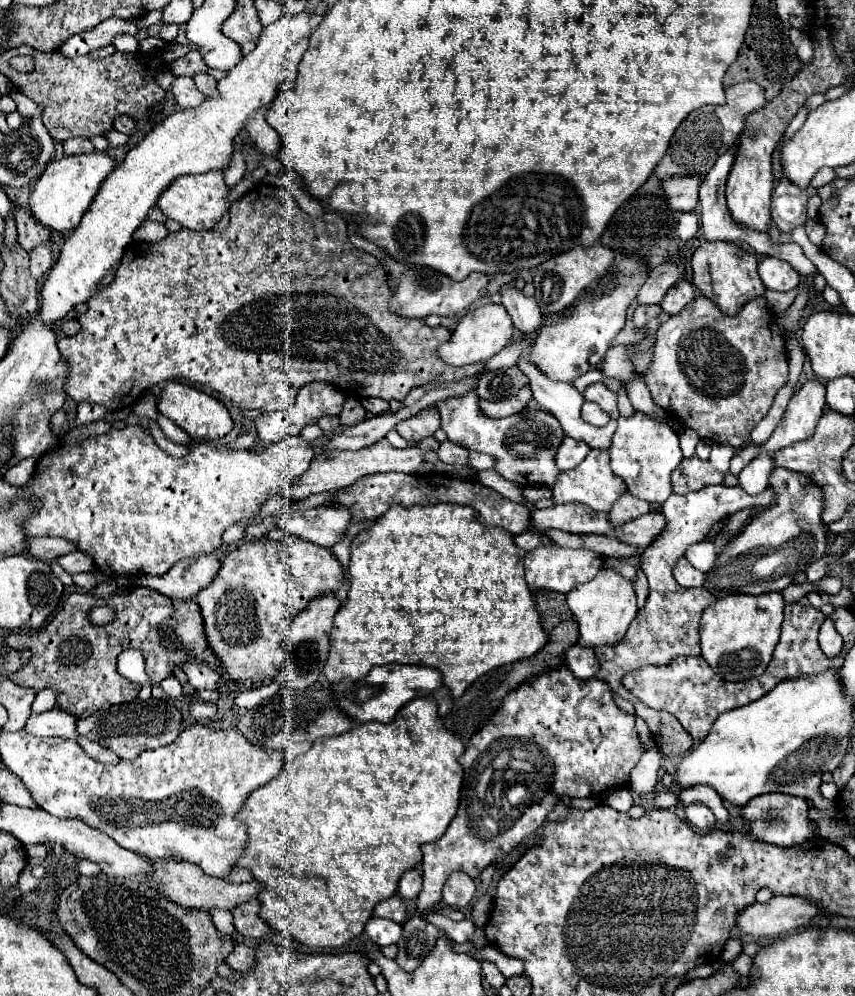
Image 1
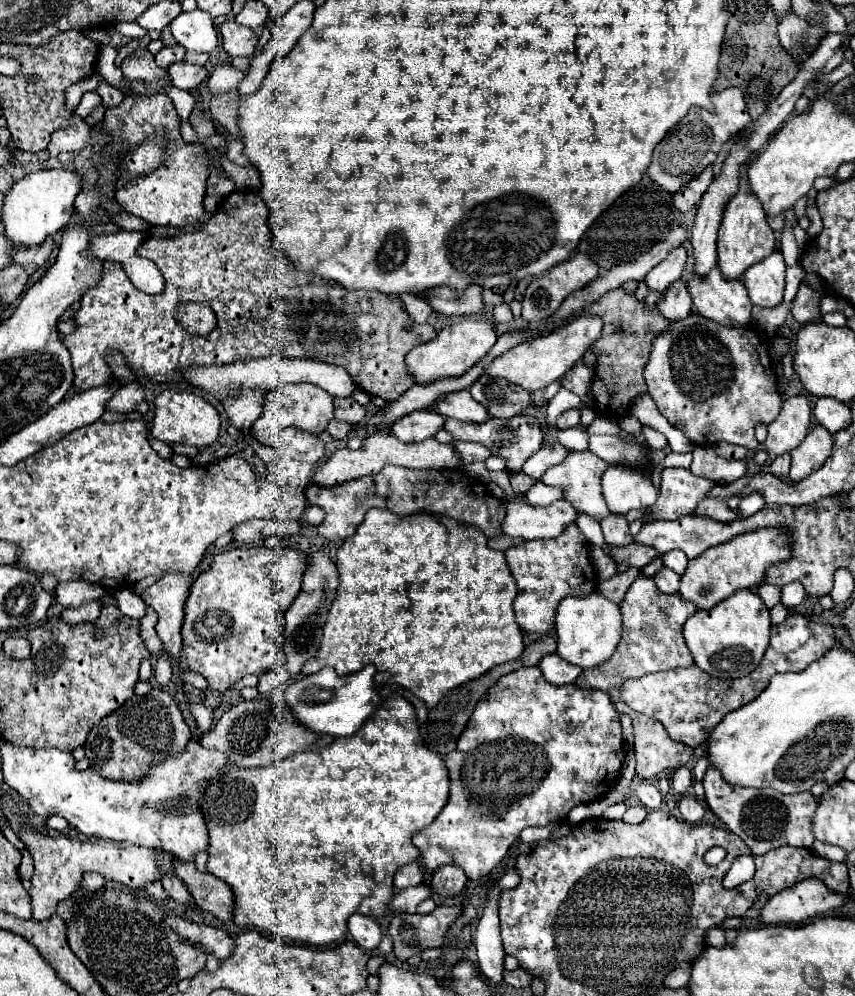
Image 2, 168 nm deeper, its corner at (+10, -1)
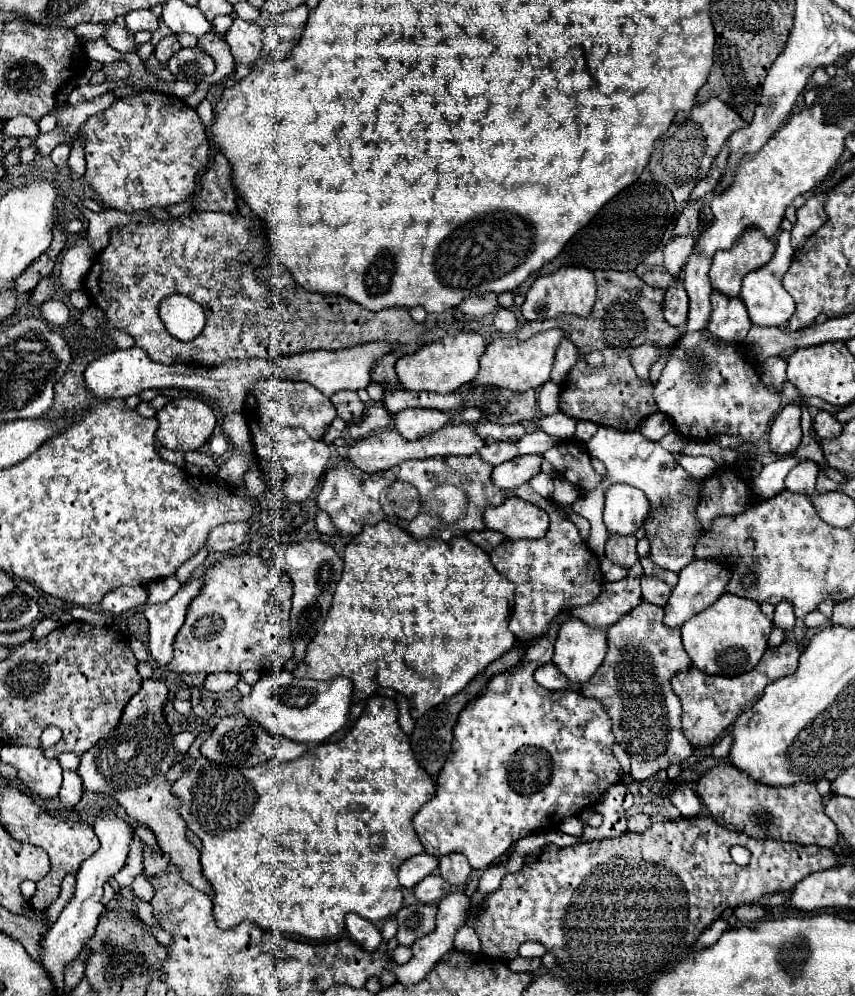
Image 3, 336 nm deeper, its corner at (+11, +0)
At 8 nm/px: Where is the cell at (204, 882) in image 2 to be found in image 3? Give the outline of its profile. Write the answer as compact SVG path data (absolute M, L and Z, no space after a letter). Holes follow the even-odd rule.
M144 681L142 689L126 705L116 729L82 755L78 773L84 781L86 791L116 799L132 819L144 823L156 835L160 849L170 857L170 865L176 865L180 869L182 879L212 897L212 885L200 871L200 851L188 839L186 823L178 815L180 799L176 799L176 795L172 793L172 783L166 779L166 773L178 757L178 749L172 743L174 733L170 731L170 725L164 717L166 699L168 687L162 681Z

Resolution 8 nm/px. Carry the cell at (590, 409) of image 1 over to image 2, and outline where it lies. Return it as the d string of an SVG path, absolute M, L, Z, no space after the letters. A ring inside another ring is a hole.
M567 410L563 412L559 418L557 418L557 428L563 430L563 428L573 428L579 424L579 416L581 412L579 410Z

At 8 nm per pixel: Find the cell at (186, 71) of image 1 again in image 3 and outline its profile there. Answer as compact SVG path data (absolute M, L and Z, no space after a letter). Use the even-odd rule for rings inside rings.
M170 35L170 37L162 39L162 41L156 45L154 55L156 55L156 59L158 59L160 63L166 63L166 61L168 61L174 53L178 53L180 49L182 49L182 45L180 45L178 37L176 37L176 35Z

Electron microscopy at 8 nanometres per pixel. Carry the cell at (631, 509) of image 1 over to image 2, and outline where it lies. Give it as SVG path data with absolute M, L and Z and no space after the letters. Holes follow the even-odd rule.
M609 514L605 520L601 520L601 530L603 530L605 542L609 546L627 546L633 542L633 536L629 532L629 524L627 524L625 516Z

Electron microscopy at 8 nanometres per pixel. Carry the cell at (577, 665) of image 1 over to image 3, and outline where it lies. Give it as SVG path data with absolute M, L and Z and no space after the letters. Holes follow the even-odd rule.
M546 663L540 665L534 671L534 679L538 685L550 689L550 691L558 691L558 689L566 689L568 687L568 679L564 679L564 675L560 675L560 671L556 671L554 663Z

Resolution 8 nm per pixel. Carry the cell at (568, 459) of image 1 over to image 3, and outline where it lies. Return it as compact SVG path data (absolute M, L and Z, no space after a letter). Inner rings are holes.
M524 455L492 469L492 483L500 489L516 489L540 473L542 455Z

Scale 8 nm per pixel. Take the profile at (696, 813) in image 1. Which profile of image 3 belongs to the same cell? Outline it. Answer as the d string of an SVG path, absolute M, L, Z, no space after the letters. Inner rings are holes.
M678 785L670 793L670 801L682 813L682 817L696 817L700 813L700 809L702 809L702 803L700 803L698 795L688 785Z

